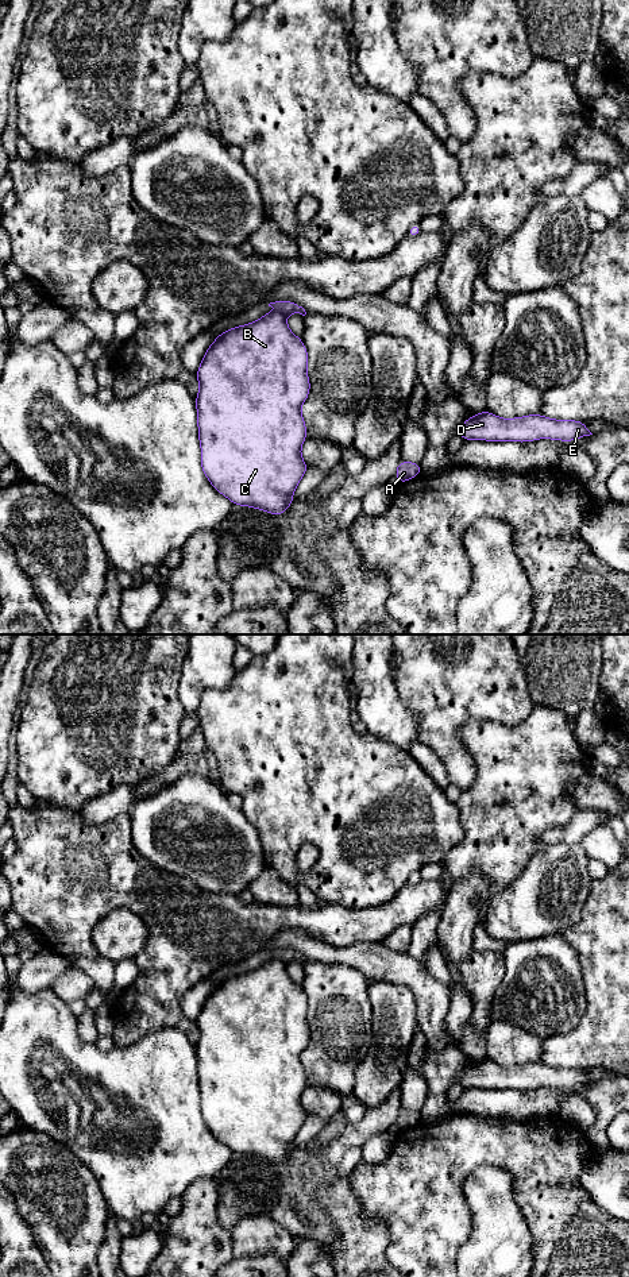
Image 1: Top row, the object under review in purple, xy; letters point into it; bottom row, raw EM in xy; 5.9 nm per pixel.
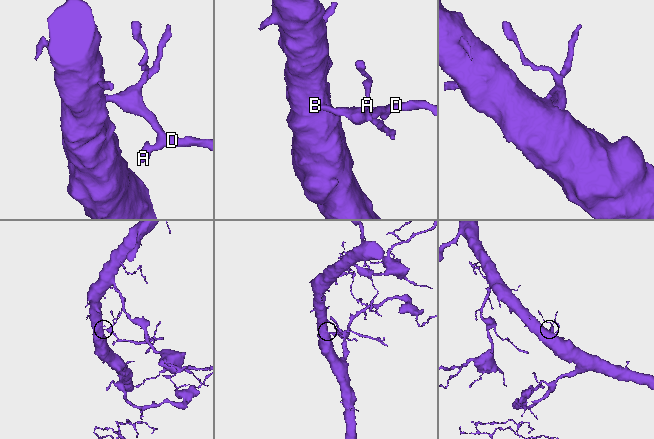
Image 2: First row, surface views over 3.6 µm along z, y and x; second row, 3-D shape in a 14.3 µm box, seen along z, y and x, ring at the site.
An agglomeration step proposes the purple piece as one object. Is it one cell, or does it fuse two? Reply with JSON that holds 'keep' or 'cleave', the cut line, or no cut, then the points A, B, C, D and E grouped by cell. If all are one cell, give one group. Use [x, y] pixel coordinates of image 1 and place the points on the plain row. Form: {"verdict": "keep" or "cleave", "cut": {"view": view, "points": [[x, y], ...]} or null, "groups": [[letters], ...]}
{"verdict": "cleave", "cut": {"view": "xy", "points": [[280, 960], [286, 964]]}, "groups": [["A", "D", "E"], ["B", "C"]]}

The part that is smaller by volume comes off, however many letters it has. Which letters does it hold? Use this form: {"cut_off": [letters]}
{"cut_off": ["A", "D", "E"]}

